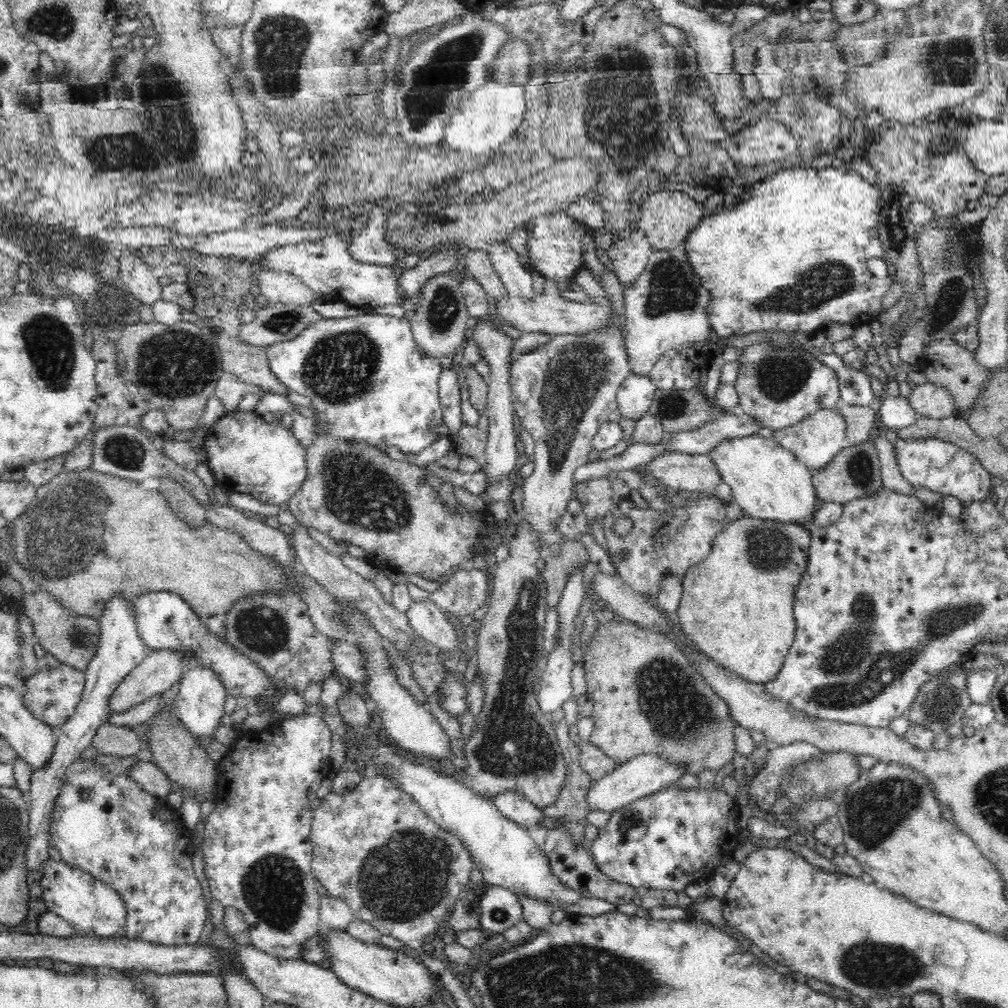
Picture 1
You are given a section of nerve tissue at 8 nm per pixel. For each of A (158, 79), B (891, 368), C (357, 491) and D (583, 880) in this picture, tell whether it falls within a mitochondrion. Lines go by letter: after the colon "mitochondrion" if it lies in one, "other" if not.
A: mitochondrion
B: other
C: mitochondrion
D: other

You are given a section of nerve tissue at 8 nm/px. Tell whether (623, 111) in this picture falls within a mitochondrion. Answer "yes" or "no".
yes

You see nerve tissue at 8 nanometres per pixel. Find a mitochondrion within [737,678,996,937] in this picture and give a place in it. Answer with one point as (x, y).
(882, 807)

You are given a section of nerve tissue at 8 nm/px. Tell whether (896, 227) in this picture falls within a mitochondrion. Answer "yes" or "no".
yes

